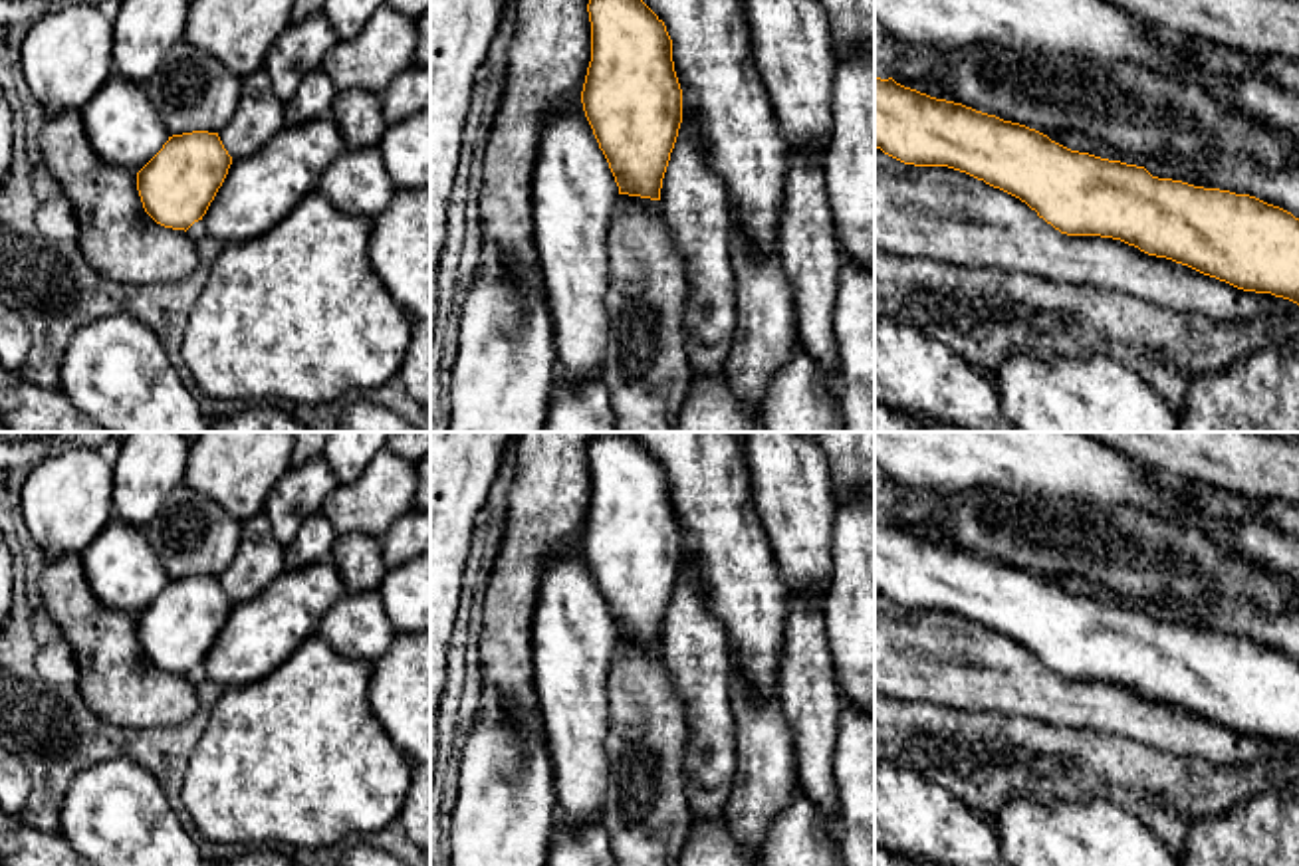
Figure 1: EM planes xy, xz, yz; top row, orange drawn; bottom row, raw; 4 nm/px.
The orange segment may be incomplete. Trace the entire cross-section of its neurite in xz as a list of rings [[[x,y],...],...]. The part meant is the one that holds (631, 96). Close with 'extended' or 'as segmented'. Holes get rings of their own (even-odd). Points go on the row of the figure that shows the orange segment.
[[[589,0],[591,61],[581,103],[619,194],[660,200],[682,123],[664,22],[643,0]]] | as segmented

